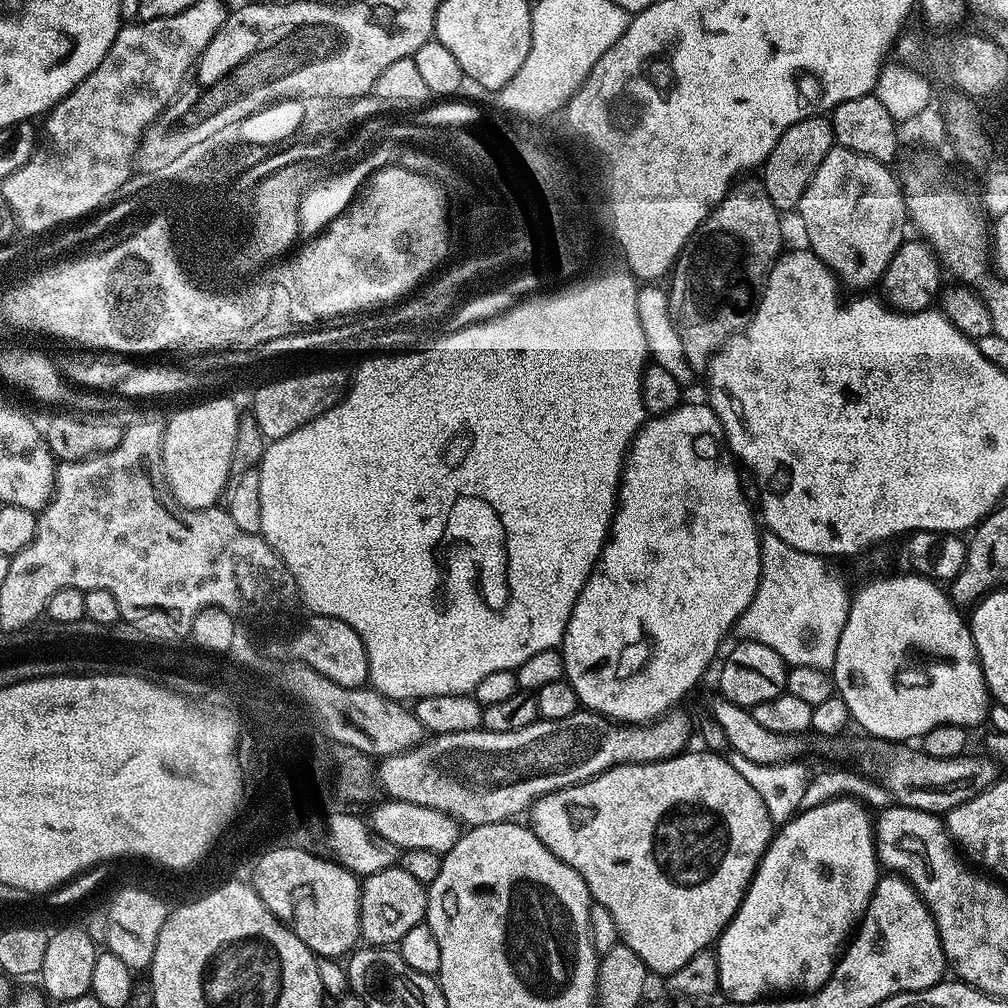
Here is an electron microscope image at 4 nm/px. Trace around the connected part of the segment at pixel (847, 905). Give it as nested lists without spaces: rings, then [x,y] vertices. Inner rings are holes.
[[[839,799],[803,810],[787,824],[779,825],[734,918],[714,945],[722,996],[724,992],[726,999],[752,1006],[765,998],[816,992],[828,981],[846,941],[864,917],[882,875],[876,855],[874,820],[868,814],[864,804]]]

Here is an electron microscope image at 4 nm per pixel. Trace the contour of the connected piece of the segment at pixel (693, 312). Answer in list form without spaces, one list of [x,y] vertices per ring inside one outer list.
[[[763,179],[743,180],[729,188],[719,206],[701,222],[670,273],[669,318],[696,374],[703,373],[712,355],[751,320],[772,265],[782,252],[781,209],[770,202]]]

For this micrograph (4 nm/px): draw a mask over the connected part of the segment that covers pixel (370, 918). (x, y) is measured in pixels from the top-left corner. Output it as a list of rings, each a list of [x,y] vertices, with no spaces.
[[[393,866],[363,877],[360,885],[360,935],[369,945],[392,946],[410,930],[410,926],[418,926],[425,919],[428,910],[428,894],[425,885],[418,882],[411,874],[406,874],[398,866]]]

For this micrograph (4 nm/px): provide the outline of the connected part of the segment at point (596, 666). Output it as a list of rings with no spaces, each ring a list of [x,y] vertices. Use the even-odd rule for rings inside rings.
[[[681,403],[673,412],[664,412],[660,416],[645,419],[644,425],[636,432],[624,458],[624,468],[620,472],[616,510],[612,514],[608,539],[604,541],[604,548],[592,567],[592,573],[586,578],[586,586],[582,586],[582,594],[578,594],[578,602],[574,602],[570,622],[564,631],[564,674],[587,711],[599,712],[609,719],[626,722],[651,722],[675,709],[679,705],[676,703],[703,678],[704,671],[711,666],[712,659],[724,640],[724,635],[733,631],[736,620],[744,613],[746,606],[750,606],[760,581],[760,532],[756,528],[754,508],[748,504],[739,488],[741,473],[737,461],[729,453],[728,443],[724,441],[720,419],[707,403]]]

